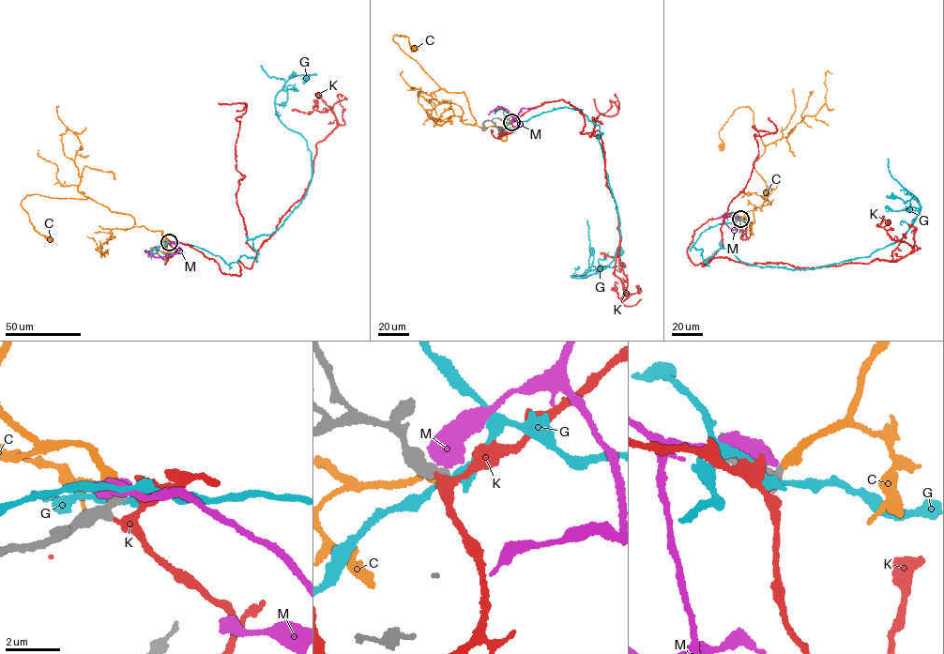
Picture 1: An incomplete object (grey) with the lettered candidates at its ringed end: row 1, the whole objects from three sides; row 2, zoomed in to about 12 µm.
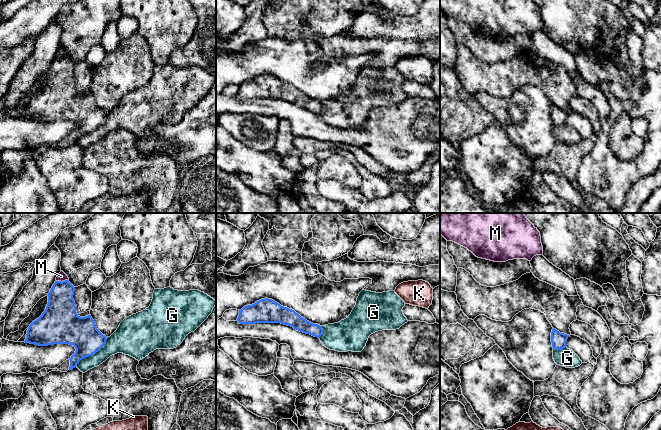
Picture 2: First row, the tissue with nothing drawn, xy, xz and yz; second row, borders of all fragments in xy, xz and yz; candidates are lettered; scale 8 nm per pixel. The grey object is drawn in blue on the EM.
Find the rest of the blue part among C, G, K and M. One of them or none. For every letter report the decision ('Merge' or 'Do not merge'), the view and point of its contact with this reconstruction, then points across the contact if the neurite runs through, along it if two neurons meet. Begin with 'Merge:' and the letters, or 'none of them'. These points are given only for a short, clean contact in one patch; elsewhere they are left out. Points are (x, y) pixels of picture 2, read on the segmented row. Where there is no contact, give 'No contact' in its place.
Merge: C
C: Merge. No contact
G: Do not merge. Touches blue at xy (92, 354). Boundary: xy (107, 338), (106, 342), (97, 351), (83, 357), (75, 366)
K: Do not merge. No contact
M: Do not merge. Touches blue at xy (62, 281). Boundary: xy (68, 280), (56, 281)

